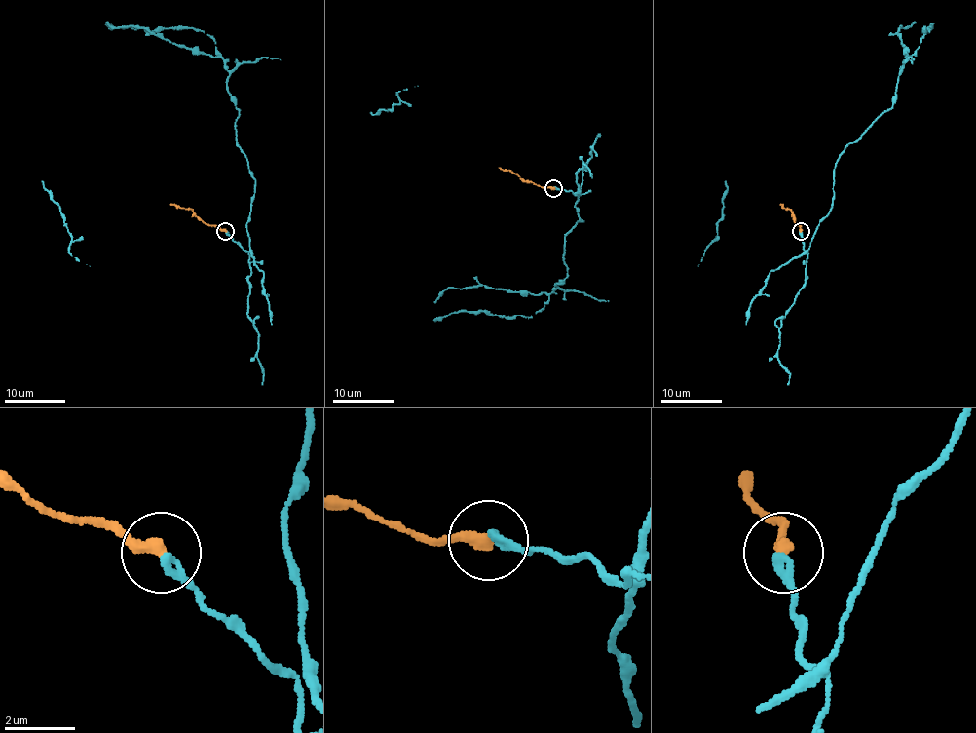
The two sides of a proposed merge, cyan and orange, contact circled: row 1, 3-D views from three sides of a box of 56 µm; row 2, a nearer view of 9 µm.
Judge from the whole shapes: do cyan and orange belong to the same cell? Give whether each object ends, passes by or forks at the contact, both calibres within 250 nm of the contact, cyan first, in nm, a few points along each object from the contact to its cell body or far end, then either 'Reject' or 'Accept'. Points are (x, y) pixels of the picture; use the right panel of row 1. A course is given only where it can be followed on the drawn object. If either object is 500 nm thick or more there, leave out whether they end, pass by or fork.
At the ring cyan ends. At the ring orange ends. Thickness 260 nm (cyan) against 360 nm. Course of cyan: (800, 231), (806, 250), (830, 209), (840, 154), (892, 105), (900, 67), (931, 23). Course of orange: (800, 231), (794, 214), (780, 204). Accept

